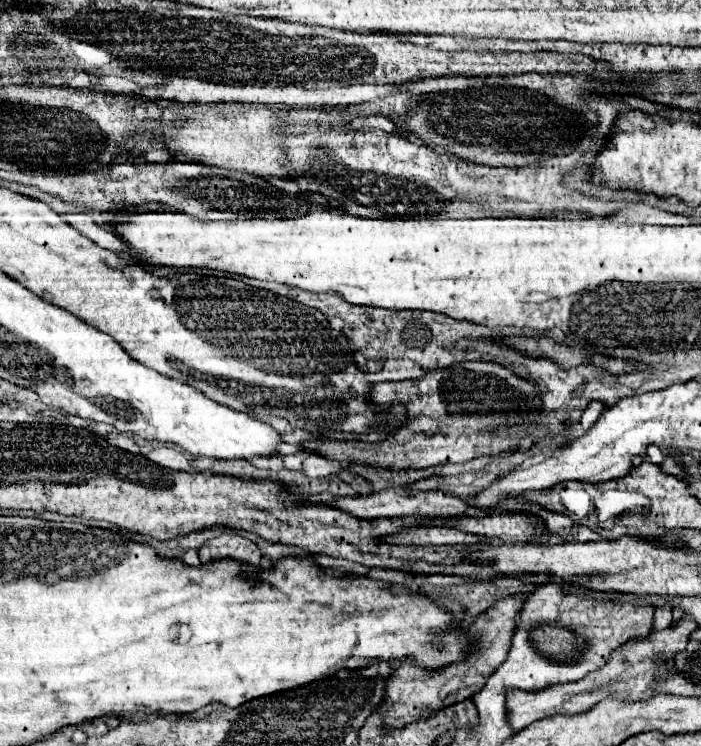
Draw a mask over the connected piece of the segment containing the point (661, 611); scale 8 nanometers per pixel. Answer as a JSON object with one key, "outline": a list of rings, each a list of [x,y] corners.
{"outline":[[[666,603],[666,605],[662,605],[662,607],[656,609],[654,629],[666,629],[666,627],[670,627],[670,623],[672,623],[672,609],[670,609],[670,605]]]}

